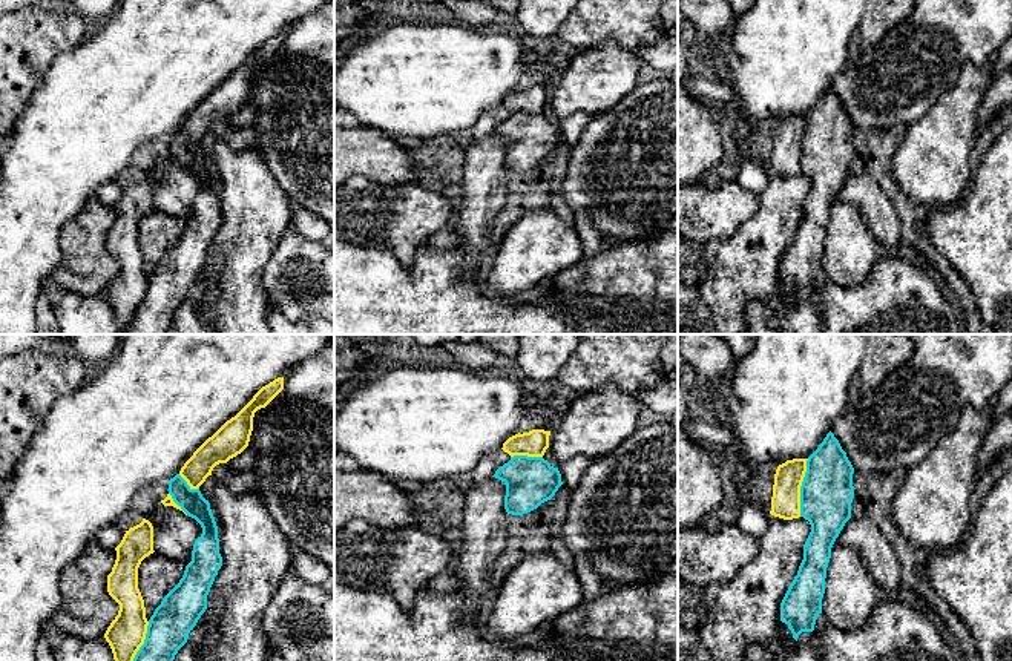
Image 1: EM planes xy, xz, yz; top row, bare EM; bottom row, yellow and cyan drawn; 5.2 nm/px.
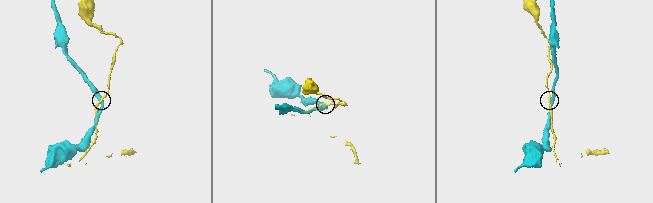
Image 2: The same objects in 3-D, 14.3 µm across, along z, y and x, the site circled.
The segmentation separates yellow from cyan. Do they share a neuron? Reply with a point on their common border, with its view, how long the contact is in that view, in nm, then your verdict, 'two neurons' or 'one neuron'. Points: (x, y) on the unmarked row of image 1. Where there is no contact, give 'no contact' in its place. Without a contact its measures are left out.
yz (799, 144) | 300 nm | two neurons

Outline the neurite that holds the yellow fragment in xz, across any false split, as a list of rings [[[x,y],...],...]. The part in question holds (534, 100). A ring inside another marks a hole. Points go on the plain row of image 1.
[[[532,86],[529,89],[515,90],[503,100],[503,107],[511,113],[527,112],[527,113],[543,113],[549,104],[550,87]]]

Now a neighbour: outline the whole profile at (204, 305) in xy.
[[[209,264],[198,276],[198,281],[204,284],[204,294],[201,301],[195,305],[196,311],[207,322],[207,325],[215,331],[215,334],[218,334],[215,317],[212,314],[212,302],[216,298],[216,282],[213,279],[213,270]]]

